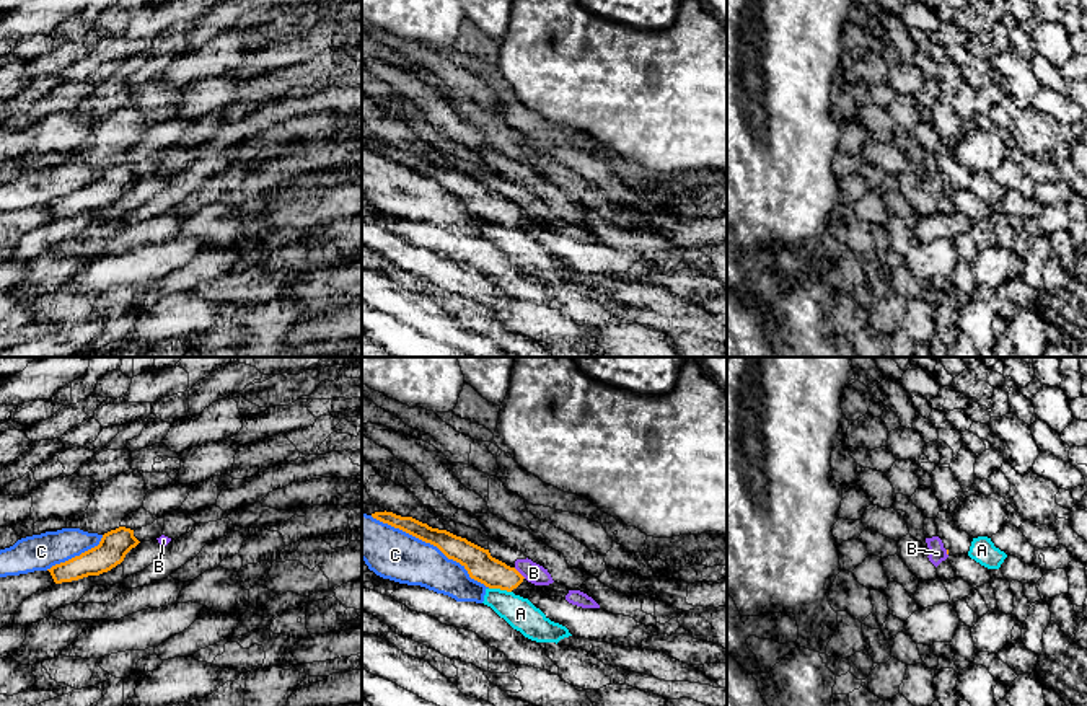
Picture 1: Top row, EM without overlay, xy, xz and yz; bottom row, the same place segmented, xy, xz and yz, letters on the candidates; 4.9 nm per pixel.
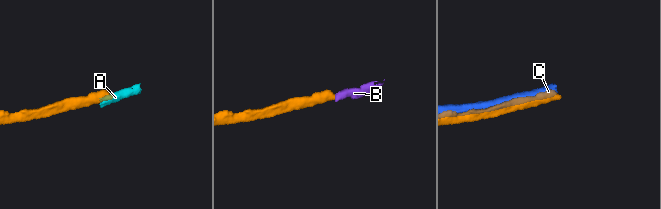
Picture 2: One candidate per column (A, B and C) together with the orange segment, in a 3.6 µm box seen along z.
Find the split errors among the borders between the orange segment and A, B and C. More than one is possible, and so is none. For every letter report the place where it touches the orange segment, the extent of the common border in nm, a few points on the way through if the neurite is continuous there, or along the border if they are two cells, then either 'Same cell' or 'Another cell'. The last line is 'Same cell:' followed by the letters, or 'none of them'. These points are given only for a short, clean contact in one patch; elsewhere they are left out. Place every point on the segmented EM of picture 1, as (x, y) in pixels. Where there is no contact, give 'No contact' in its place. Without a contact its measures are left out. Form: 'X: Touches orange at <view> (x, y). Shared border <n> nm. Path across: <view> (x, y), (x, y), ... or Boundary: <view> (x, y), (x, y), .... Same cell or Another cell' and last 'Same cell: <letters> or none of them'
A: Touches orange at xz (501, 589). Shared border 110 nm. Boundary: xz (489, 587), (510, 592). Another cell
B: Touches orange at xz (519, 573). Shared border 80 nm. Boundary: xz (514, 568), (525, 578). Another cell
C: Touches orange at xz (431, 543). Shared border 700 nm. Another cell
Same cell: none of them

